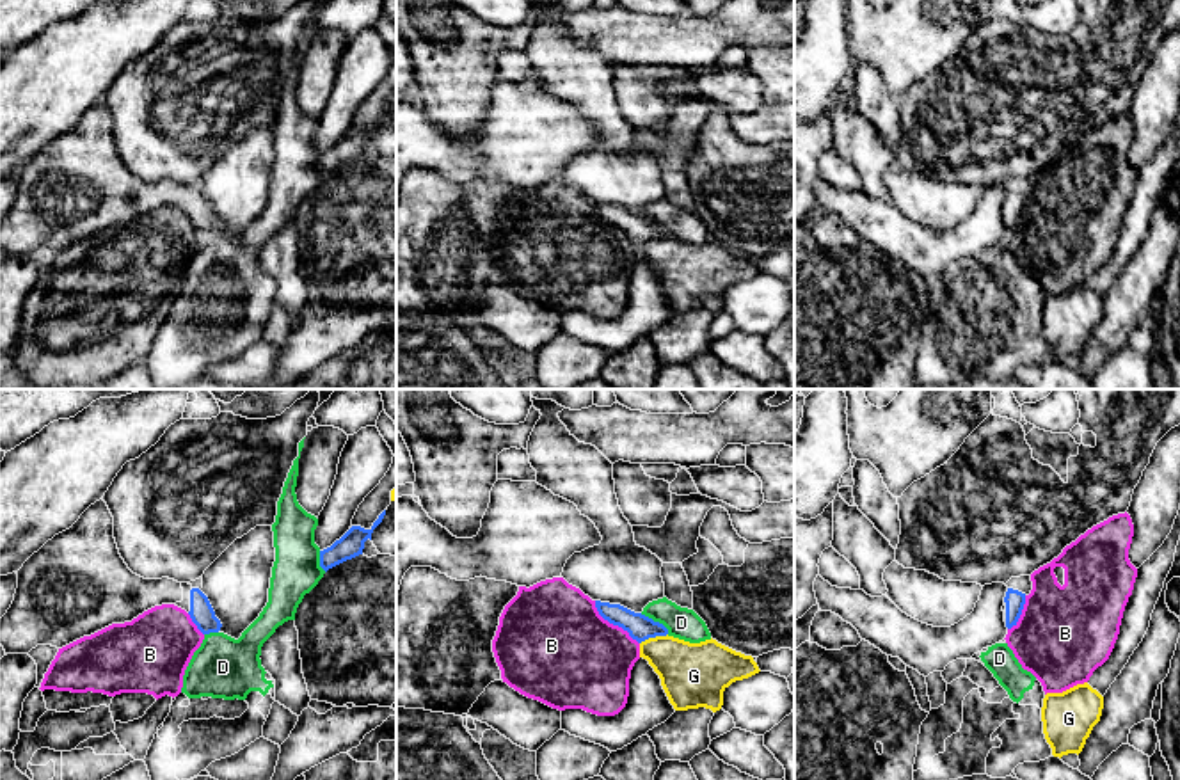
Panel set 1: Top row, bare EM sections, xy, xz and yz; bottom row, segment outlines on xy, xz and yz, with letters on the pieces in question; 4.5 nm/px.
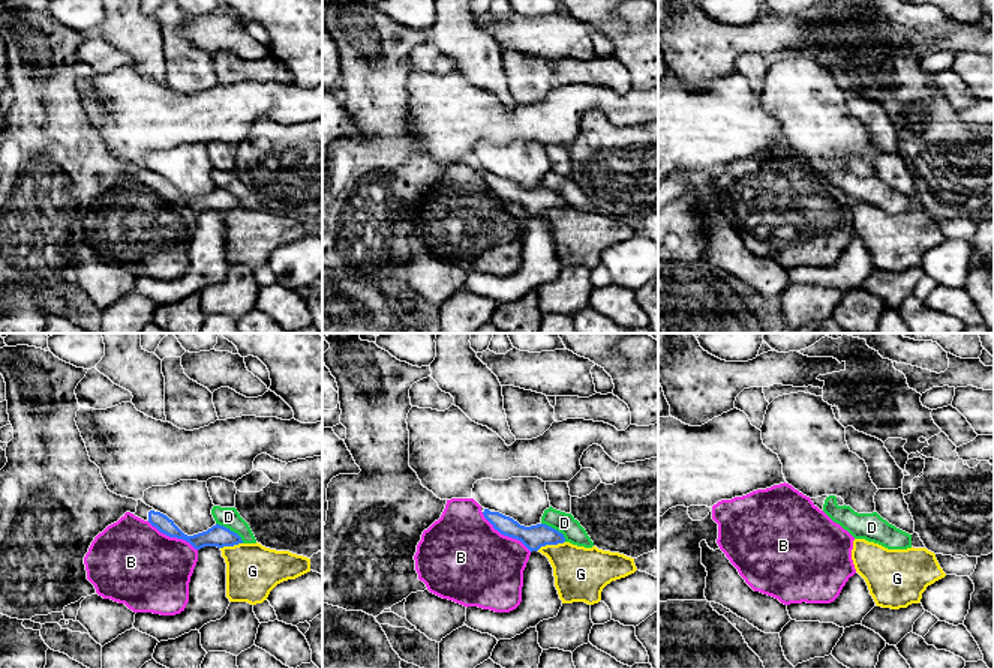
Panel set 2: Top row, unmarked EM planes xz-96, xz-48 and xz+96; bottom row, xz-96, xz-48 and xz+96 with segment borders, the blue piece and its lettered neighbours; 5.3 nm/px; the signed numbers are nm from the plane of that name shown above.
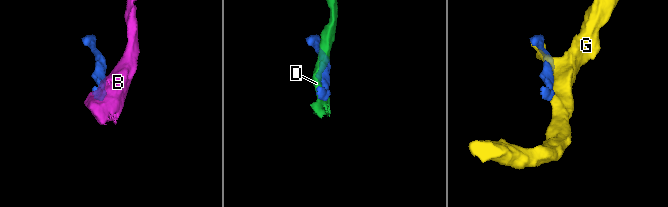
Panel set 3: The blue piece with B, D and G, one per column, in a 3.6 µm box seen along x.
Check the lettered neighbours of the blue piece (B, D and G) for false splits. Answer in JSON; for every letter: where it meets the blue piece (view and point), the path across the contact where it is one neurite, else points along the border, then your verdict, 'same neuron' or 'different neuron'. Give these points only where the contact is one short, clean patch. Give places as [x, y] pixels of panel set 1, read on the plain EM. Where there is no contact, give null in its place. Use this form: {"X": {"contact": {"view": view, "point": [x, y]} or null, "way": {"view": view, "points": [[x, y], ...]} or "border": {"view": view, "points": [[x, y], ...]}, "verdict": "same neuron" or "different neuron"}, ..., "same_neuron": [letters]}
{"B": {"contact": {"view": "xz", "point": [613, 226]}, "border": {"view": "xz", "points": [[594, 203], [594, 208], [605, 221], [621, 228], [638, 246]]}, "verdict": "different neuron"}, "D": {"contact": {"view": "xz", "point": [656, 224]}, "verdict": "different neuron"}, "G": {"contact": {"view": "xz", "point": [653, 238]}, "verdict": "different neuron"}, "same_neuron": []}

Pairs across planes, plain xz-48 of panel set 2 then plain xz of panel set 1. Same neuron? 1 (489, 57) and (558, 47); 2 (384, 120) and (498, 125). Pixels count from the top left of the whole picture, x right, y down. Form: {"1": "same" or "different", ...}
{"1": "same", "2": "different"}

